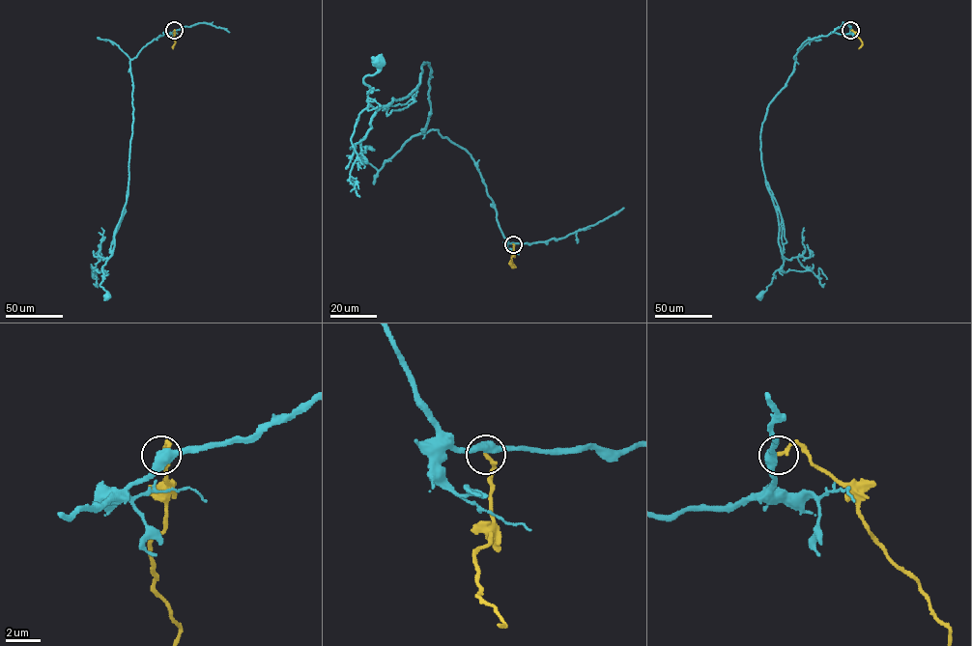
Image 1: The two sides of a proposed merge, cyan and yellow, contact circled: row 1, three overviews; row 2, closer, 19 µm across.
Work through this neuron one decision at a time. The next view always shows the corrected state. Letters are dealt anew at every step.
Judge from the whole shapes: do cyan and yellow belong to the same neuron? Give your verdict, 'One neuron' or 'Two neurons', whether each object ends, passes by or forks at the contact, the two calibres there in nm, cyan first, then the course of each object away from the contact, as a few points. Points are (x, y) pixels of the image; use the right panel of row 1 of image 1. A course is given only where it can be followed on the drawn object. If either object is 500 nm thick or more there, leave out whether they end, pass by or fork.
Two neurons. Thickness 500 nm (cyan) against 240 nm. Course of cyan: (850, 30), (802, 43), (793, 56), (793, 71), (767, 108), (761, 160), (784, 262), (760, 295). Course of yellow: (850, 30), (862, 42), (859, 48)

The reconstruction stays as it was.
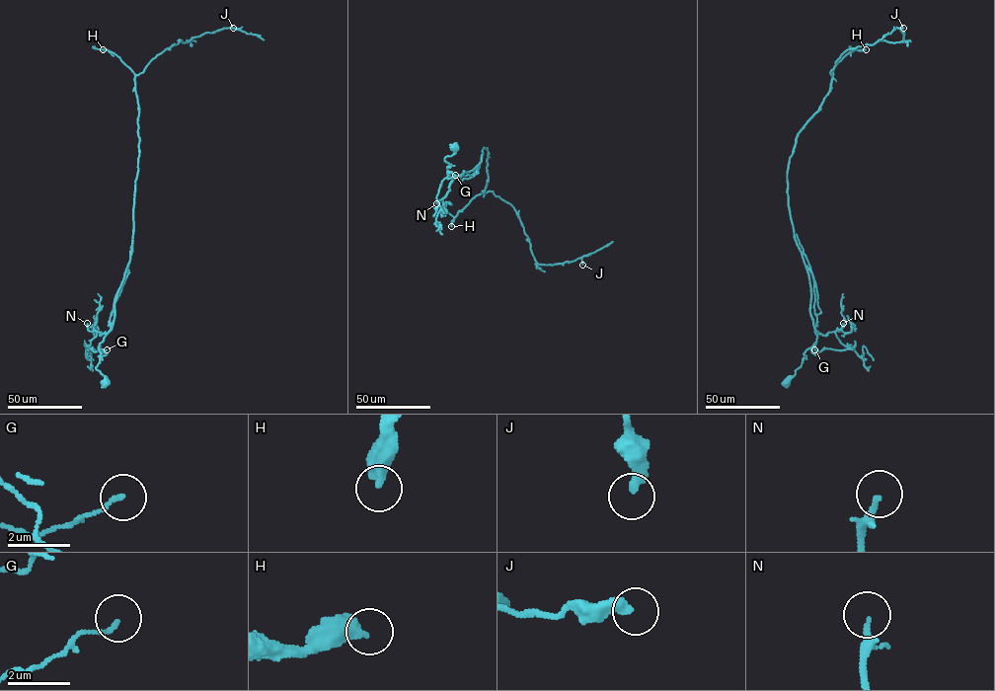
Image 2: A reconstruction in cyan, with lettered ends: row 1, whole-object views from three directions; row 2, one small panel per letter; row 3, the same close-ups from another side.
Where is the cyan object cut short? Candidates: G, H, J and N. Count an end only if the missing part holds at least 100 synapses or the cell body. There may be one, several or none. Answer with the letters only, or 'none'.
H

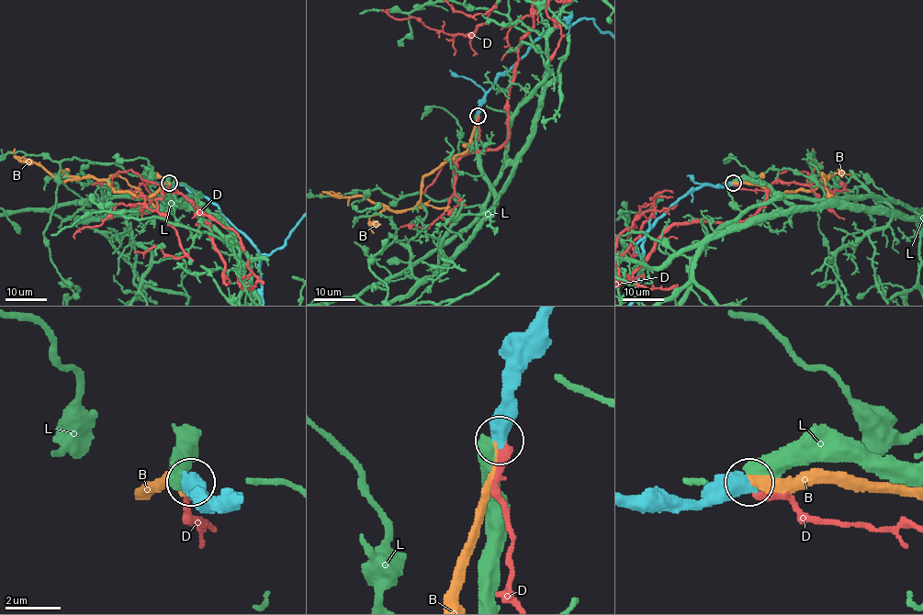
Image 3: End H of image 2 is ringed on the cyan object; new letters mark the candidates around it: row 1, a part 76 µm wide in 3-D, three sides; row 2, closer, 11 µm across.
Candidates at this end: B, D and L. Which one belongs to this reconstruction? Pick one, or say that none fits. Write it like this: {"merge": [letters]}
{"merge": ["B"]}

